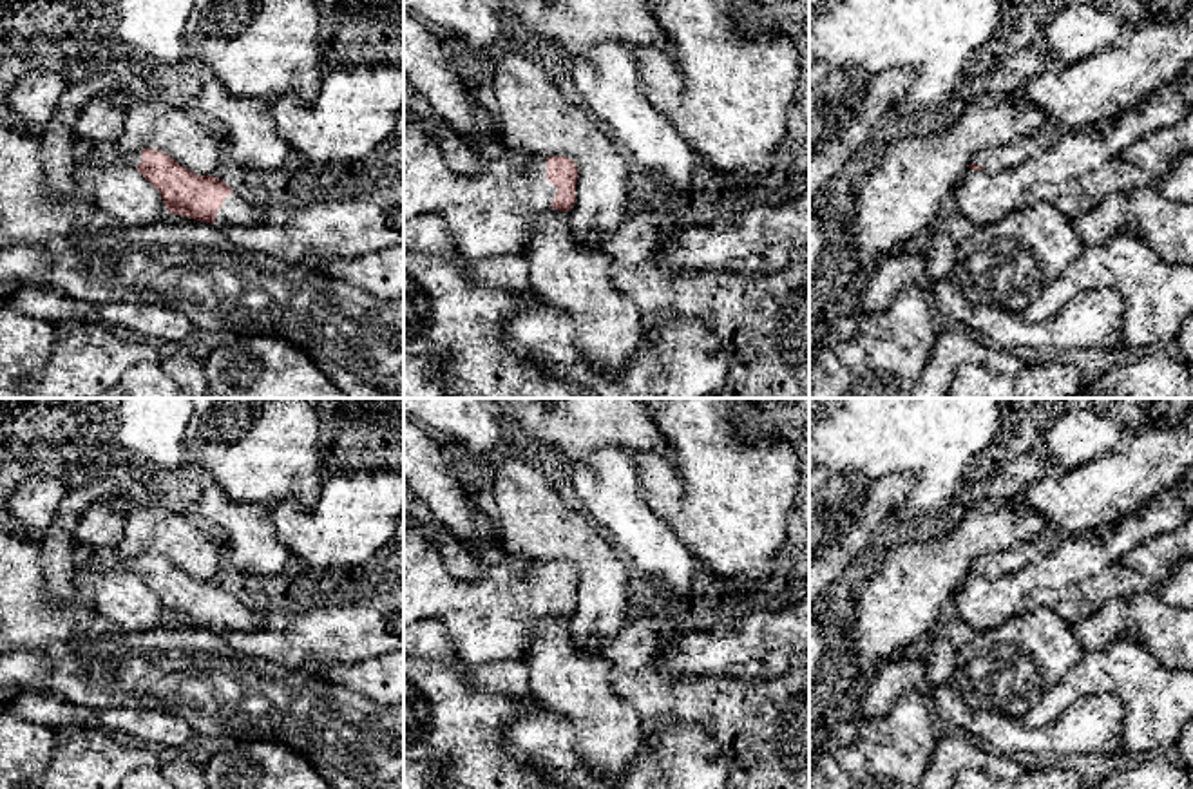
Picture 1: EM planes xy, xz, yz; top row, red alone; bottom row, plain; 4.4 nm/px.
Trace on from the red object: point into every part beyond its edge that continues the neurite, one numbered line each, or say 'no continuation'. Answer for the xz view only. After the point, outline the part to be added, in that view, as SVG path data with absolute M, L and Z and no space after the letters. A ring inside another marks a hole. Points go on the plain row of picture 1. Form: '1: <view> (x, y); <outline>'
1: xz (493, 617); M416 499L413 518L404 521L404 626L422 619L438 619L449 635L453 653L467 666L521 659L538 630L549 621L558 594L547 586L547 565L520 570L516 565L494 565L476 579L456 579L444 565L433 532L433 514Z

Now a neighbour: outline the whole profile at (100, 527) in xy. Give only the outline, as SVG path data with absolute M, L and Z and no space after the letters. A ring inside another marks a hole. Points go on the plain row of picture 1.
M112 499L91 503L72 530L78 548L110 556L123 537L125 519L125 509Z

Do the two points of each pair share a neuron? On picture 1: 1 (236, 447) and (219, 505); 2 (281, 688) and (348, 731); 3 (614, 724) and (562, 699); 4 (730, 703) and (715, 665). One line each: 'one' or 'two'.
1: two
2: one
3: one
4: two

